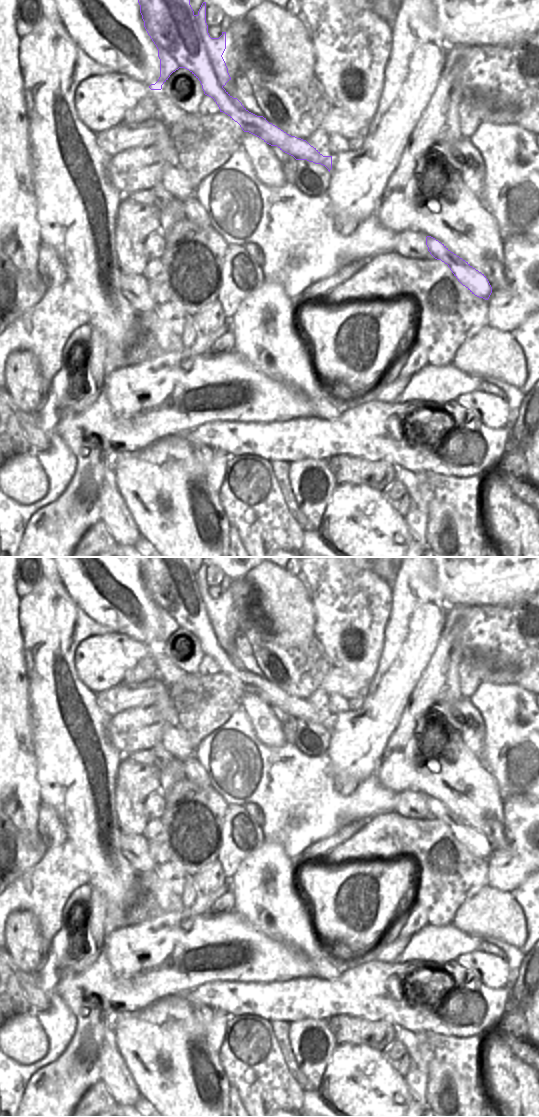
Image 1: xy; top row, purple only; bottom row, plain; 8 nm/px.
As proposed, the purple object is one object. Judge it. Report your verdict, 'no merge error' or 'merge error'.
no merge error

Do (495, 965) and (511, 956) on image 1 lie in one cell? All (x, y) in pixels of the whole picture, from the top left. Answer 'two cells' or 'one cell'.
two cells

